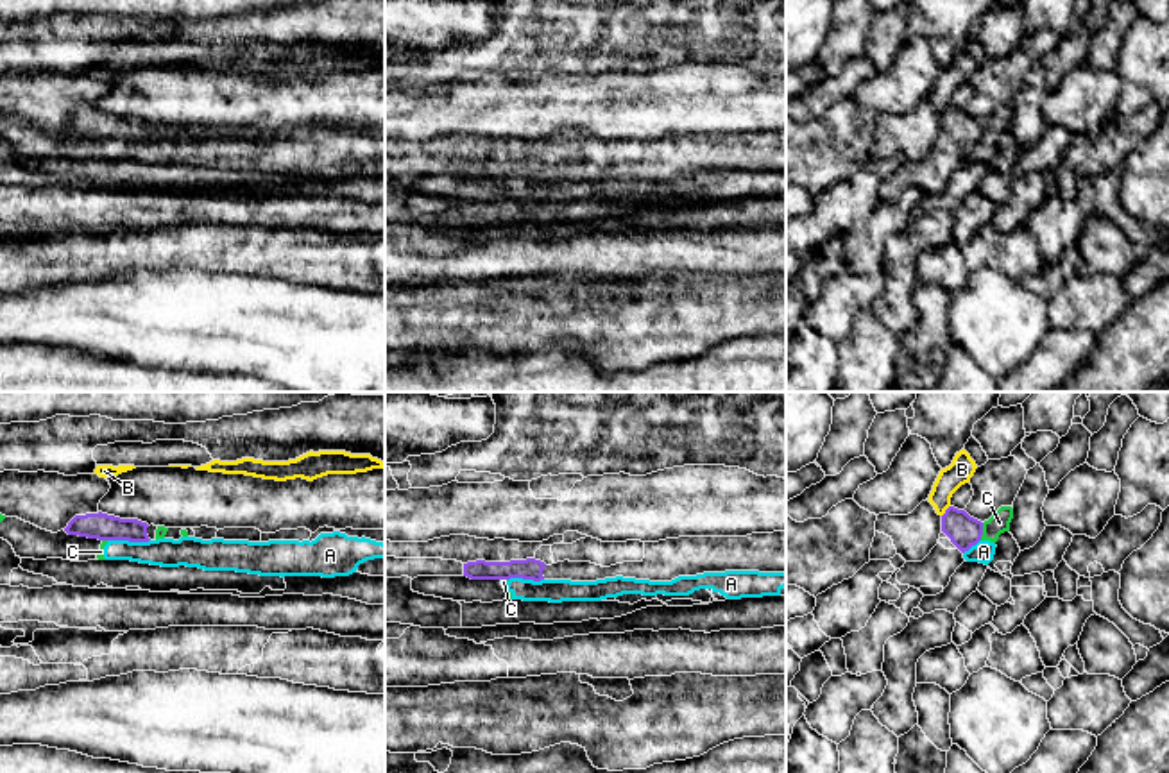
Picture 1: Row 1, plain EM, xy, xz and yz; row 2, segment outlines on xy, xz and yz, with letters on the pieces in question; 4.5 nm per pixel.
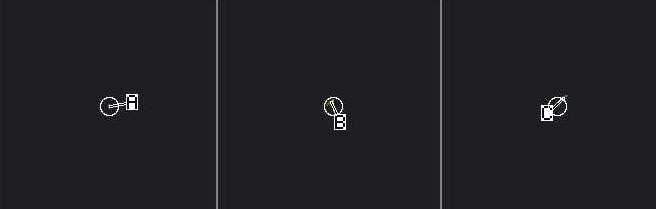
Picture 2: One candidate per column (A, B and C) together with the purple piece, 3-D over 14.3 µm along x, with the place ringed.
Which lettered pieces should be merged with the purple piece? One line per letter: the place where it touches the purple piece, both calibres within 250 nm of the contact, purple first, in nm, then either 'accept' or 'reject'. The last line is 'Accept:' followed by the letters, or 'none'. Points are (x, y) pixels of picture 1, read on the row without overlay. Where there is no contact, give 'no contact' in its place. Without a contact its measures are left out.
A: xy (129, 140) | 120/130 nm | reject
B: yz (946, 110) | 140/110 nm | reject
C: yz (981, 131) | 140/90 nm | reject
Accept: none

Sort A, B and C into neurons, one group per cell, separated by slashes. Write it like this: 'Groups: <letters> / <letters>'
Groups: A C / B

